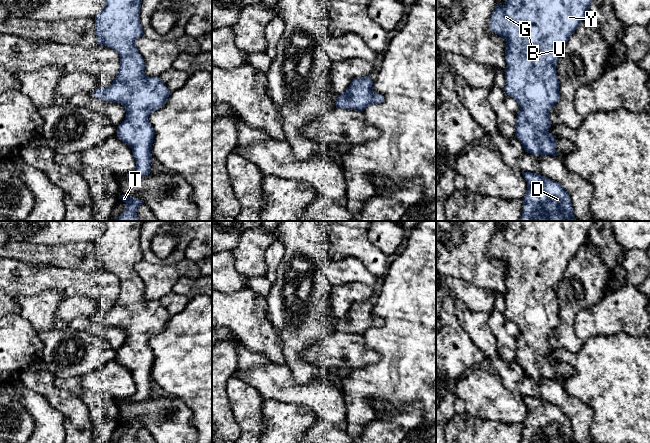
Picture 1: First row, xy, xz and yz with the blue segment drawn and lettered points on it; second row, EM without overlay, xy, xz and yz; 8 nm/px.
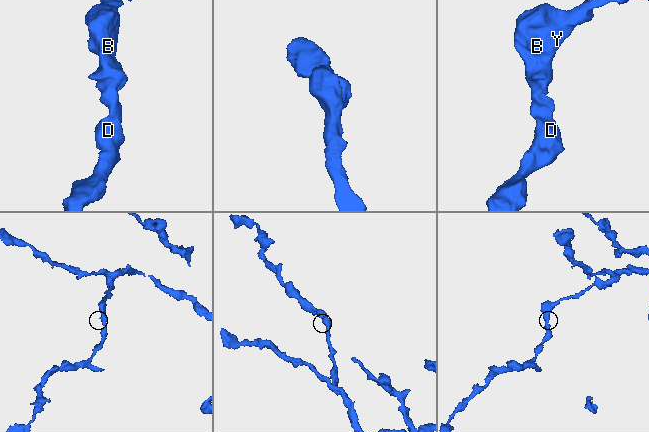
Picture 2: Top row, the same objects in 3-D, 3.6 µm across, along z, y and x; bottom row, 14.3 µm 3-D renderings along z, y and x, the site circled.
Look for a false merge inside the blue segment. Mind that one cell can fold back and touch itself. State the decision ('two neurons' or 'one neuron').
one neuron

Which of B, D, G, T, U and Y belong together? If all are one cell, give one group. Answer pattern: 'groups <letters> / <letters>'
groups B D G T U Y

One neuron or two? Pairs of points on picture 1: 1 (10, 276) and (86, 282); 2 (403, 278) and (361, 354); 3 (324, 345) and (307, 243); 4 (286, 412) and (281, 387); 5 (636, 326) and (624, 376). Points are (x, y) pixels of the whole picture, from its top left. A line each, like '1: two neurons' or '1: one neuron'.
1: one neuron
2: two neurons
3: two neurons
4: two neurons
5: two neurons

